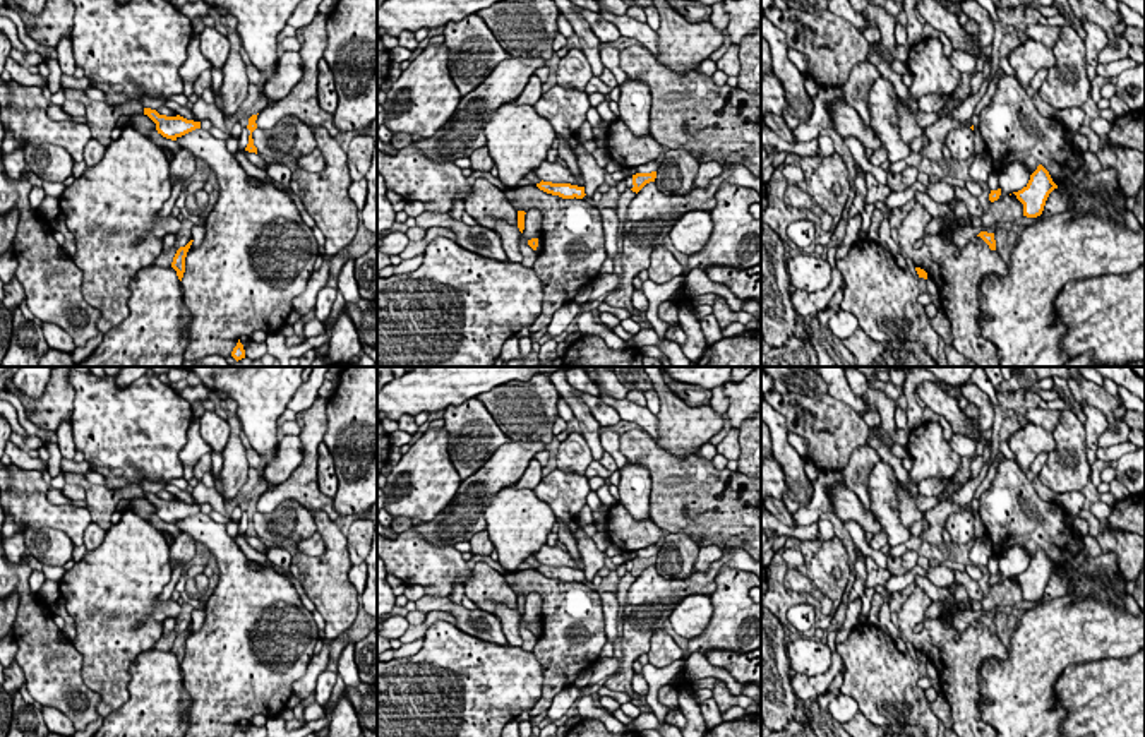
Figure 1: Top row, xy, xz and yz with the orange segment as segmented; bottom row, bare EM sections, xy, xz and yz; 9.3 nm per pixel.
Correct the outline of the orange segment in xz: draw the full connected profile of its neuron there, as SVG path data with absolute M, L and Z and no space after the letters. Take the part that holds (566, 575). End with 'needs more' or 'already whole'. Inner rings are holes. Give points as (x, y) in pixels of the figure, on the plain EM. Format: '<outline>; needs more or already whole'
M540 566L537 571L547 578L559 579L562 583L583 583L584 571L571 569L571 567L552 567L552 566Z; already whole

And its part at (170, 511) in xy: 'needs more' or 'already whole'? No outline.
already whole

